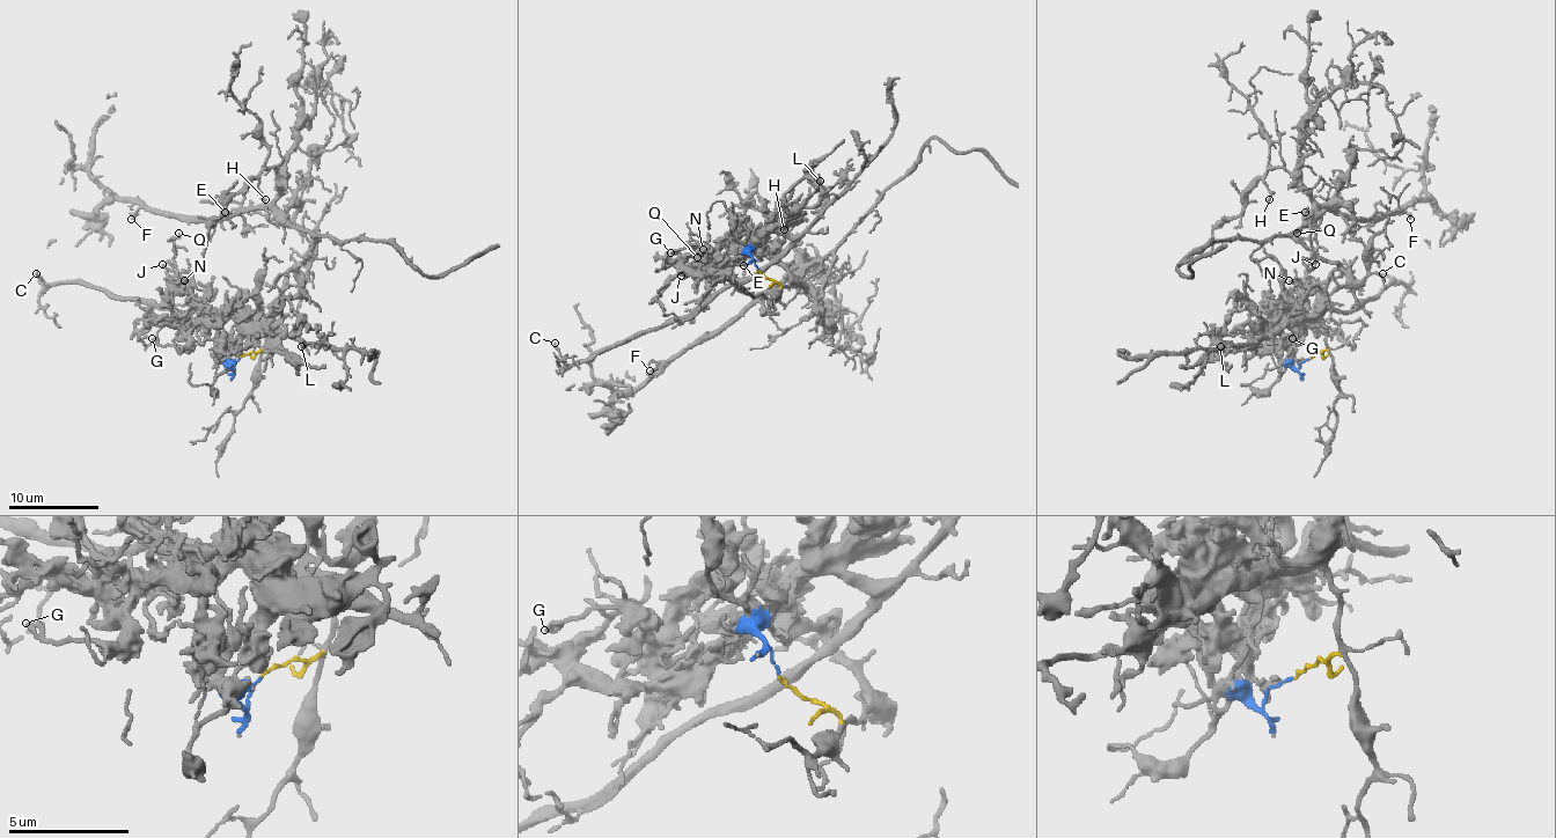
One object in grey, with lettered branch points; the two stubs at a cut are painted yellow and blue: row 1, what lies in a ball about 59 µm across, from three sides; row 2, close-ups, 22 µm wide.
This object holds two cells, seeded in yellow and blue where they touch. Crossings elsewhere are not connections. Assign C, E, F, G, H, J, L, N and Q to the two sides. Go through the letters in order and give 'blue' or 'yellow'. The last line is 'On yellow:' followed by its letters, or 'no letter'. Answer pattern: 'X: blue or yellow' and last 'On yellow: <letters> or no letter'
C: blue
E: yellow
F: yellow
G: blue
H: yellow
J: blue
L: blue
N: blue
Q: blue
On yellow: E, F, H

